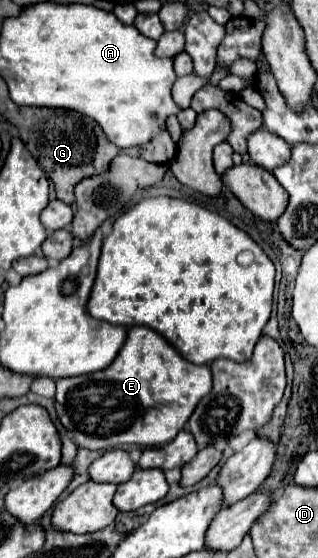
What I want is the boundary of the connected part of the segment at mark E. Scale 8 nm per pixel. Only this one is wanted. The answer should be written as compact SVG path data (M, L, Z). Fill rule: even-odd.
M131 327L127 331L127 341L121 347L115 361L93 375L79 375L57 379L57 413L71 435L71 439L85 449L103 451L119 445L147 445L161 447L175 439L191 417L195 405L211 391L211 369L207 365L195 365L181 359L181 355L149 327Z

